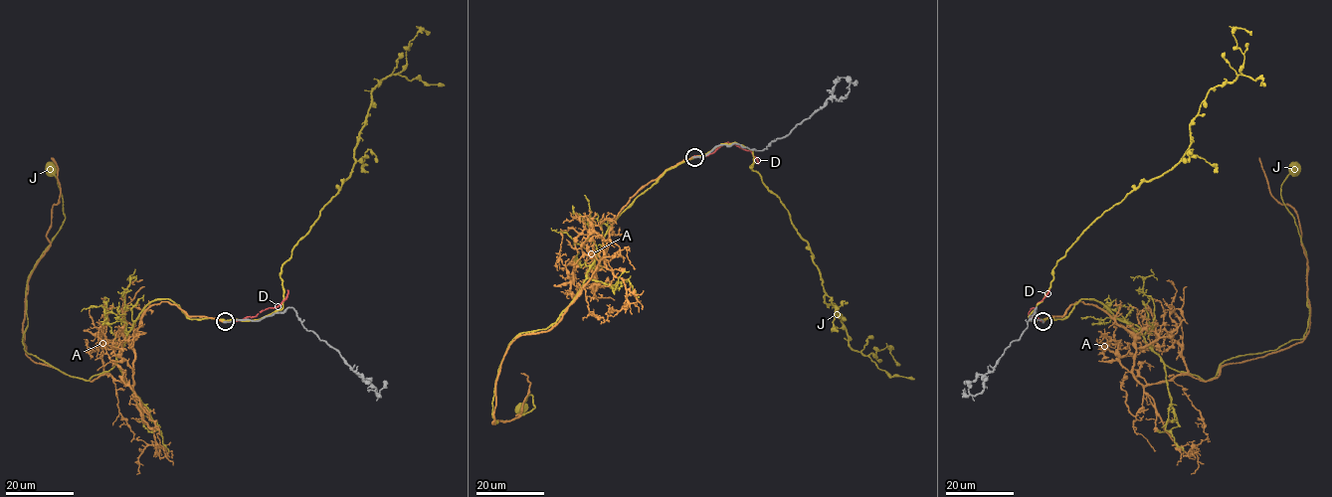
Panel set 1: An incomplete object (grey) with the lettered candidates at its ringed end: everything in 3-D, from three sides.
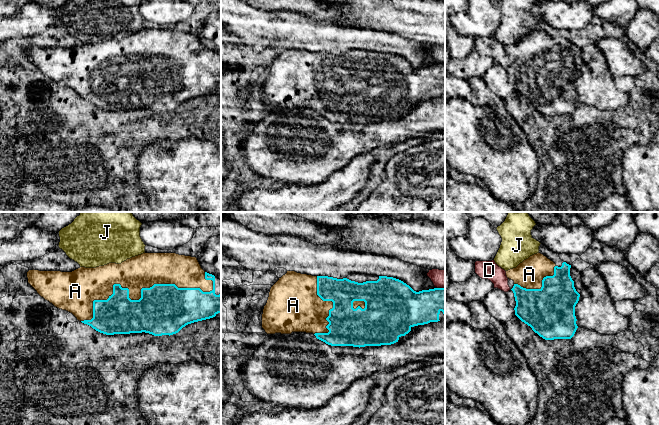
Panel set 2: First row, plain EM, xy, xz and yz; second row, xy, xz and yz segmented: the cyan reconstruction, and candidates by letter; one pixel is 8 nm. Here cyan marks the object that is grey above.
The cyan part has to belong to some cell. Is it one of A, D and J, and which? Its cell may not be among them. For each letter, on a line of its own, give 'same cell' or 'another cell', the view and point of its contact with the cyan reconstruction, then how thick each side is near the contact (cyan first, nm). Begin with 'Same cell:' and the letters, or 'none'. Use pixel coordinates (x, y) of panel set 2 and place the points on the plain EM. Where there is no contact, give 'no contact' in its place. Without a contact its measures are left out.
Same cell: A
A: same cell; meets cyan in xy at (140, 74); 420 nm thick on the cyan side, 280 nm on the other
D: another cell; meets cyan in xz at (440, 64); 280 nm thick on the cyan side, 140 nm on the other
J: another cell; no contact

